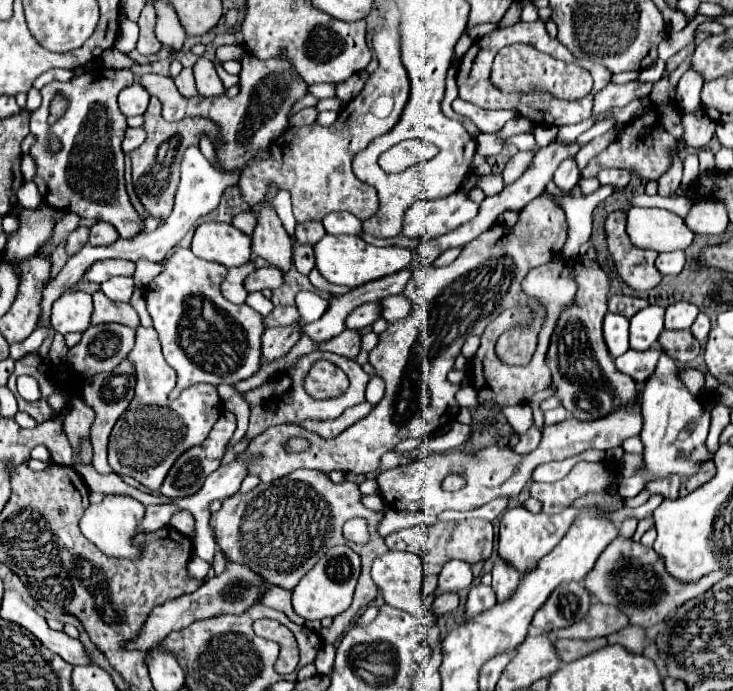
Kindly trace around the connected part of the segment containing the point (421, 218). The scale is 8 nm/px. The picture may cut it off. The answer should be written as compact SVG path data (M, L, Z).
M459 190L443 200L423 200L405 212L403 236L409 238L437 238L474 218L479 210L469 200L469 190Z

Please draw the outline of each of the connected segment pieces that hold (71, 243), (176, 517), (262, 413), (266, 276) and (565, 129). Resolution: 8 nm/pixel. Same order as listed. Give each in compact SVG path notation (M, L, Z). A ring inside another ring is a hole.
M85 226L75 228L67 238L67 254L73 256L75 252L79 252L87 244L87 240L89 240L89 228L85 228Z
M181 510L173 514L170 525L177 528L179 532L187 534L187 536L195 536L195 522L193 522L193 514L188 511Z
M311 352L303 358L299 358L299 362L289 368L289 372L285 372L283 376L277 376L269 382L265 382L261 388L255 388L251 392L245 394L247 402L251 404L251 418L249 418L249 430L247 430L247 436L249 438L255 438L259 436L261 432L265 432L269 426L275 426L275 424L283 424L283 422L301 422L305 418L315 418L315 420L329 420L329 418L337 418L339 414L343 414L343 410L351 408L351 406L357 406L361 402L365 402L365 388L369 384L371 376L363 372L363 368L355 362L355 360L349 360L349 358L343 358L343 356L337 356L333 352ZM317 360L329 360L333 362L335 366L339 366L347 378L349 378L349 388L341 394L341 396L335 396L335 398L327 398L327 400L315 400L311 398L305 390L303 390L303 380L305 376L309 374L311 366L317 362Z
M273 266L269 268L257 268L253 270L253 274L249 274L245 278L245 290L247 292L257 292L257 290L275 290L283 284L283 274L279 270L275 270Z
M585 120L585 122L579 122L579 124L569 124L569 126L559 126L559 132L557 132L557 140L561 142L575 142L575 138L579 134L583 134L585 130L589 130L595 122L593 120Z

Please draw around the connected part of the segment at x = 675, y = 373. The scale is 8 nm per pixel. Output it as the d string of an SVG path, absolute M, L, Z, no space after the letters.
M661 352L657 370L643 386L641 416L643 416L643 428L641 428L639 438L643 442L643 468L639 468L631 478L625 478L621 482L619 486L621 504L637 496L653 480L661 480L671 474L677 474L683 480L687 480L693 474L697 474L701 464L713 458L713 454L705 446L711 414L701 406L701 402L681 382L677 362L669 358L669 354L665 352Z

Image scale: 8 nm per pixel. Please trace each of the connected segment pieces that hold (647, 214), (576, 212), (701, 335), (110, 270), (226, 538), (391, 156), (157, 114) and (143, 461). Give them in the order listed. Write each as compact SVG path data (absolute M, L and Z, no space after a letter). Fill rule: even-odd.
M629 208L627 234L637 248L655 252L685 250L695 238L683 218L663 208Z
M601 186L597 192L593 192L589 196L579 196L579 198L571 198L567 195L549 195L552 200L560 204L561 208L565 210L565 216L567 216L569 238L567 238L563 250L561 250L561 254L565 258L577 258L579 246L589 242L591 222L593 222L591 214L611 194L613 194L611 186Z
M701 312L701 314L697 316L697 320L693 322L693 326L691 326L691 332L693 332L693 336L695 336L699 342L705 342L707 336L709 336L709 330L711 330L709 318Z
M99 260L85 272L85 278L101 284L113 276L133 276L133 270L135 264L127 260Z
M295 470L293 474L271 482L259 484L251 492L229 496L221 502L221 508L211 514L211 528L215 532L219 548L225 552L225 558L237 560L259 576L263 576L269 584L293 590L303 574L315 566L315 562L337 544L347 544L361 556L361 576L355 590L355 598L349 610L341 616L333 618L329 628L321 628L319 634L325 644L337 642L357 620L361 608L371 604L377 596L377 586L369 574L371 564L377 556L387 552L383 538L377 536L377 522L381 520L381 512L369 510L361 502L359 486L353 482L333 484L327 474L319 470ZM351 518L365 518L369 522L371 538L365 546L355 546L353 542L343 538L343 524Z
M405 140L379 158L385 172L401 172L435 156L435 146L421 140Z
M151 98L149 108L145 112L145 124L147 140L131 152L133 162L133 184L139 200L143 206L153 214L167 218L173 210L173 198L179 186L179 162L187 146L199 144L201 134L205 132L213 142L217 140L217 126L211 120L205 118L185 118L181 122L165 122L161 116L161 102L157 98Z
M139 326L135 348L129 354L129 360L137 370L135 398L121 414L109 436L109 464L119 476L131 476L151 492L157 492L173 462L185 450L199 446L207 438L209 430L221 416L223 406L217 388L211 384L195 384L171 398L175 392L177 374L161 354L155 328Z

